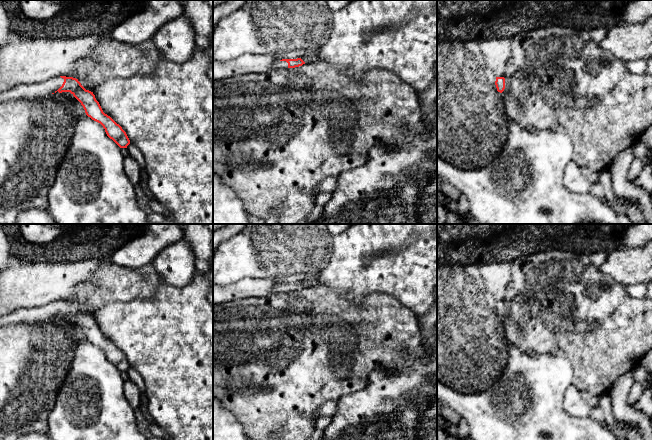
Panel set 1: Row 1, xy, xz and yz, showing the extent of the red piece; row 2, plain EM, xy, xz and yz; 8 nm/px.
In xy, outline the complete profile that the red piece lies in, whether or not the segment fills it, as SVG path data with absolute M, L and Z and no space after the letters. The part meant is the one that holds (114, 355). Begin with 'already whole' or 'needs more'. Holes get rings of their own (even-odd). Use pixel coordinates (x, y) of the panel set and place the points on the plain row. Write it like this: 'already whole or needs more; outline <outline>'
needs more; outline M60 300L41 307L21 308L0 317L0 326L48 321L57 315L59 317L70 316L81 327L86 339L103 350L110 363L120 372L127 372L130 364L126 356L103 336L93 316L86 314L76 302Z

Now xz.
needs more; outline M301 282L297 283L282 283L280 285L277 285L273 292L278 293L278 292L295 292L299 291L305 288L305 286Z

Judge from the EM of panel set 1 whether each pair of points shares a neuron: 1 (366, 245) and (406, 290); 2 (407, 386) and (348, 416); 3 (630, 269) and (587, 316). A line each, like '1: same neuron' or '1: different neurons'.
1: same neuron
2: same neuron
3: different neurons

